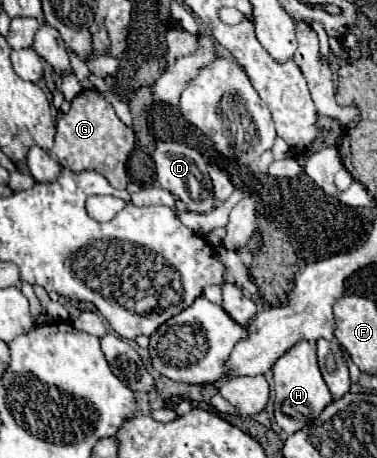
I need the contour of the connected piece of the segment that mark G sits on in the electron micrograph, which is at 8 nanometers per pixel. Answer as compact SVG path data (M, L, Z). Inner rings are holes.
M83 90L71 102L71 110L57 120L57 136L53 148L49 150L49 156L55 162L59 162L65 170L71 172L95 170L103 174L113 188L125 188L129 184L125 164L131 150L133 130L117 118L113 106L103 98L101 92Z

